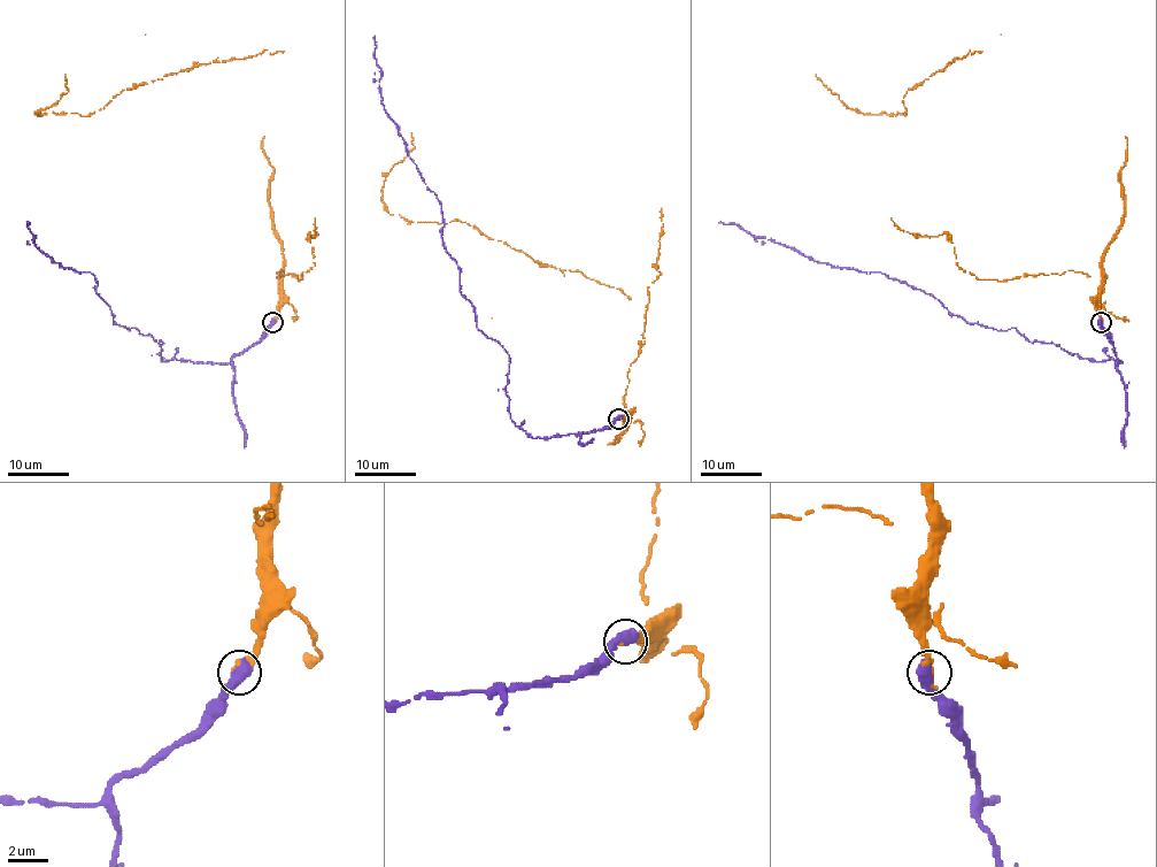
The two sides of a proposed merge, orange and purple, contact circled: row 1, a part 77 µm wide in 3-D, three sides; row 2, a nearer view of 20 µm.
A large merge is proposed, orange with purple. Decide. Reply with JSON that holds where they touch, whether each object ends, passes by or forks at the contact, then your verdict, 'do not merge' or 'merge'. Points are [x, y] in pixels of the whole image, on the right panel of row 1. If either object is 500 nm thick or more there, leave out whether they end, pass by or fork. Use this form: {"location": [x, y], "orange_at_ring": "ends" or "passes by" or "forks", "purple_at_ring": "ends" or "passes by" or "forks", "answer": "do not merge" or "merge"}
{"location": [1101, 322], "answer": "merge"}

